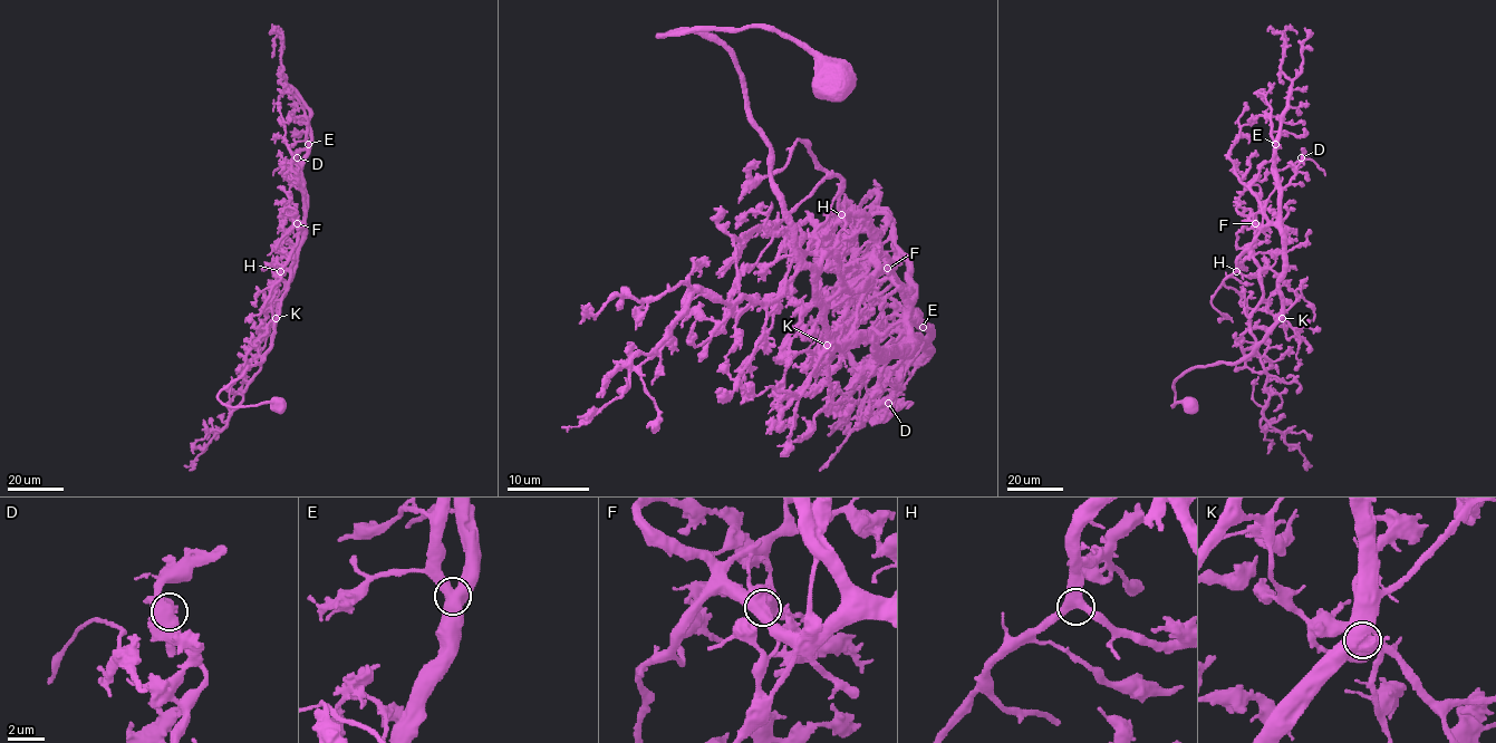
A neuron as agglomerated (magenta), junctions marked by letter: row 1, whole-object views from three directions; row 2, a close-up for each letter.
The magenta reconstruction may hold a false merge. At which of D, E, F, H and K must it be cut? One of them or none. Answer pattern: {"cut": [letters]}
{"cut": ["F"]}

